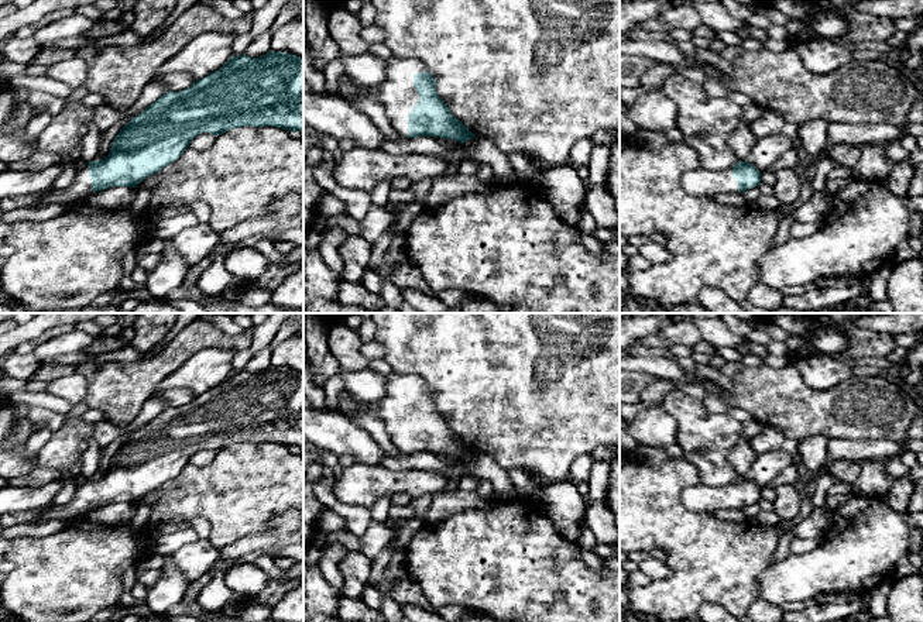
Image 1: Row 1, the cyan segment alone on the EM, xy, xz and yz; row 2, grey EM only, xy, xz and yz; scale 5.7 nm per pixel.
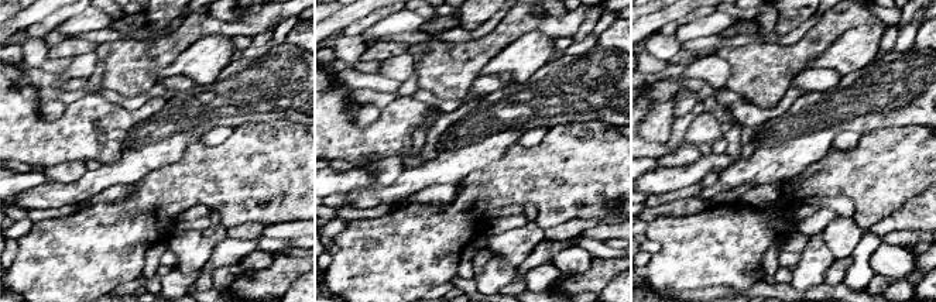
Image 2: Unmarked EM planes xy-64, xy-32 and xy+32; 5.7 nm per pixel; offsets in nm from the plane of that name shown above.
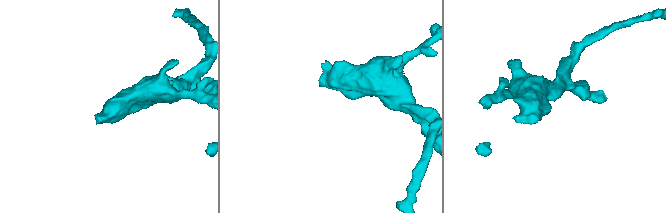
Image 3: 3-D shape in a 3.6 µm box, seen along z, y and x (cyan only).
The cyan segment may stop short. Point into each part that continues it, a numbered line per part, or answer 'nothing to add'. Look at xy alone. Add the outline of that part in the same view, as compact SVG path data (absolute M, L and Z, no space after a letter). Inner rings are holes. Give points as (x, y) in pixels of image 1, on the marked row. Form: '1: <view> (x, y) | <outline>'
1: xy (81, 188) | M88 165L78 171L72 185L69 188L56 190L49 189L47 192L40 193L37 200L32 203L34 206L44 206L48 203L56 203L64 207L71 207L76 200L85 199L90 196L92 192L92 181L89 178Z

